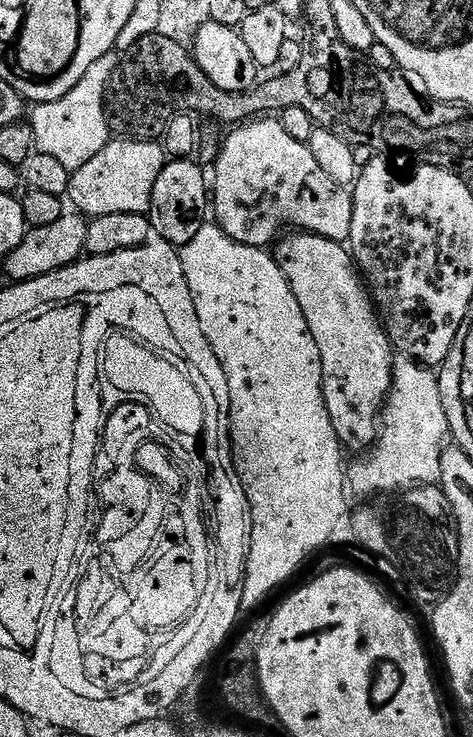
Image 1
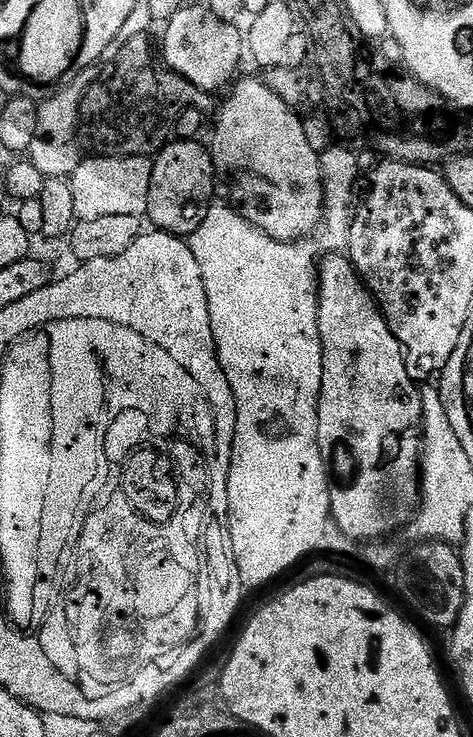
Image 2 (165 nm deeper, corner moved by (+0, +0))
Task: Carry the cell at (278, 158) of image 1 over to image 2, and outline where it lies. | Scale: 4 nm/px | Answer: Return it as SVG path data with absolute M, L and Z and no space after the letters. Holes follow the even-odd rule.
M263 79L244 80L240 85L238 84L231 89L231 92L233 91L232 97L225 102L224 109L220 112L220 121L216 124L216 133L212 136L212 144L210 143L212 160L216 163L217 173L223 179L225 176L232 183L233 201L231 200L231 203L234 205L236 211L239 212L240 216L246 218L246 222L250 222L258 230L270 234L270 238L274 238L275 240L305 239L320 227L320 221L324 219L324 175L320 169L321 153L315 152L313 147L310 146L310 142L307 141L304 120L293 109L289 108L288 103L280 98L274 90L268 88L267 83Z

